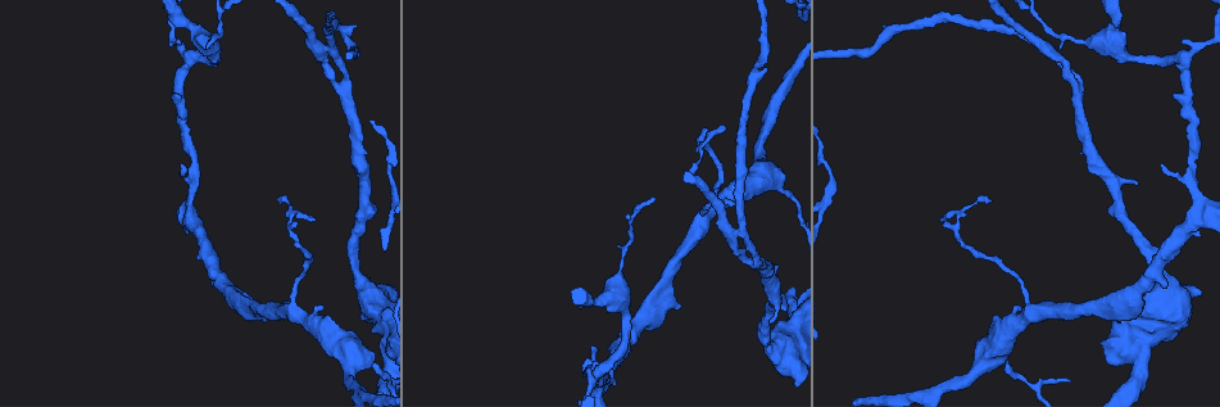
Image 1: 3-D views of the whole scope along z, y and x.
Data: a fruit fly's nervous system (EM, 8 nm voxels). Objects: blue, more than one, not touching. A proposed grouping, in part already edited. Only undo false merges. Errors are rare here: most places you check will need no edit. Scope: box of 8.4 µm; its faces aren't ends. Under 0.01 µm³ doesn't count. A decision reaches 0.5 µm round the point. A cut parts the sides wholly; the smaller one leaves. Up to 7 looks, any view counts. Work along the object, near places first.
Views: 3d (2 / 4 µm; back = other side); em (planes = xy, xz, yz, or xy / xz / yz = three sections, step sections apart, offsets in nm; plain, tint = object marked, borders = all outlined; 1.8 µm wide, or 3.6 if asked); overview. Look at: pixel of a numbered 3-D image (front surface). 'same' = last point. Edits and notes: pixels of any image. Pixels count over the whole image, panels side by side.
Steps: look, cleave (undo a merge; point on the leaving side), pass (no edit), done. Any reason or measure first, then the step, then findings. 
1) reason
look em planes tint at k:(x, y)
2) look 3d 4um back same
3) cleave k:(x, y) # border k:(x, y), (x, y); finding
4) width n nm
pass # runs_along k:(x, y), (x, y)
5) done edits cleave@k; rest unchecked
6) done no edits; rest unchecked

look 3d 4um at 1:(292, 234)

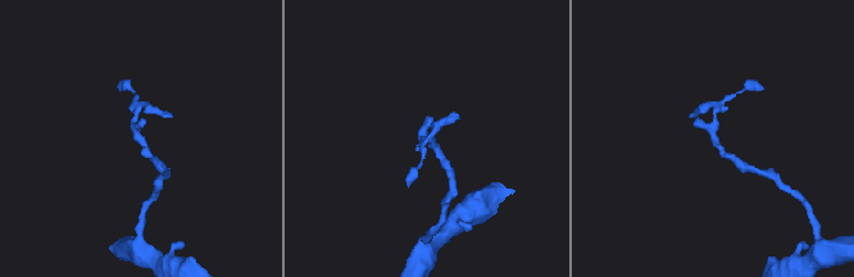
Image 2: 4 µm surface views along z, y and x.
shape alone is not enough
look em xz step 16 tint at 2:(711, 140)

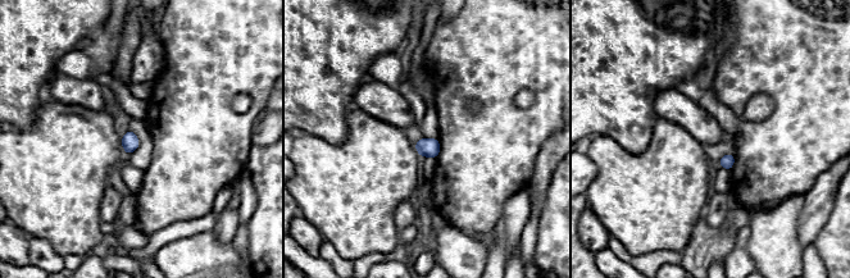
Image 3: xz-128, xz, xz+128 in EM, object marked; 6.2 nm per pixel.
another direction
look em planes tint same

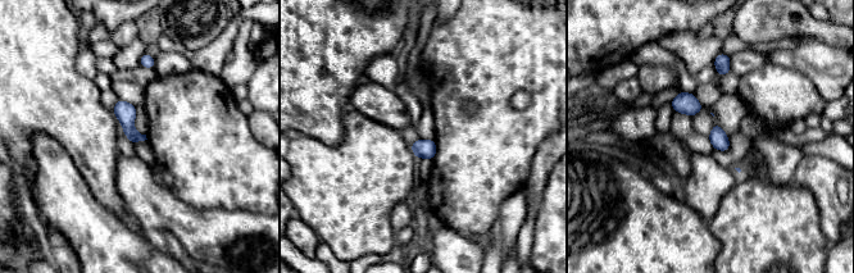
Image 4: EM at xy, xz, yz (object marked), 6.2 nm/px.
width 100 nm
pass # continuous, no second neuron

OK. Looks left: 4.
arms run side by side
look 3d 4um at 1:(759, 264)

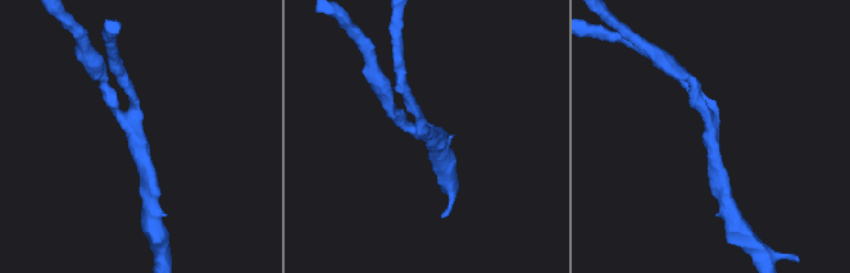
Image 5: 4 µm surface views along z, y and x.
arms 3; arm_widths 160, 160, 200 nm; shape alone is not enough
look em xy step 4 tint at 5:(421, 130)

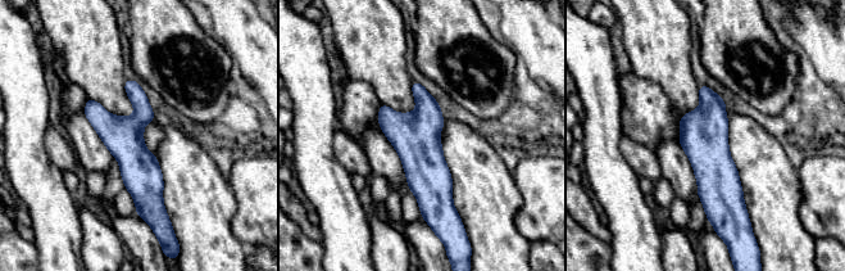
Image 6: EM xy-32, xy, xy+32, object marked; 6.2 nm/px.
pass # runs_along 6:(128, 82), (139, 99), (140, 211); continuous, no second neuron

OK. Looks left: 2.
abrupt turn
look 3d 4um at 1:(1032, 311)

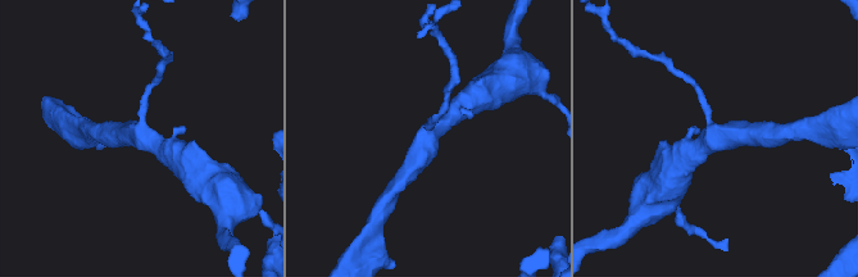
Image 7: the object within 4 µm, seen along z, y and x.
arms 3
look em planes tint at 7:(426, 135)

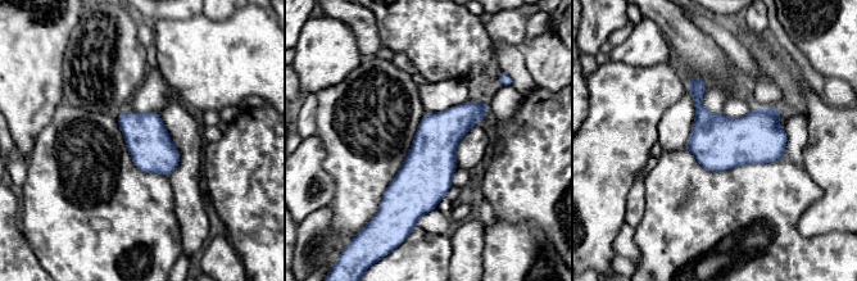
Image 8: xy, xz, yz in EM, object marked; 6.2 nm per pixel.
pass # all the same neuron

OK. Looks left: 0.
done no edits; rest unchecked

